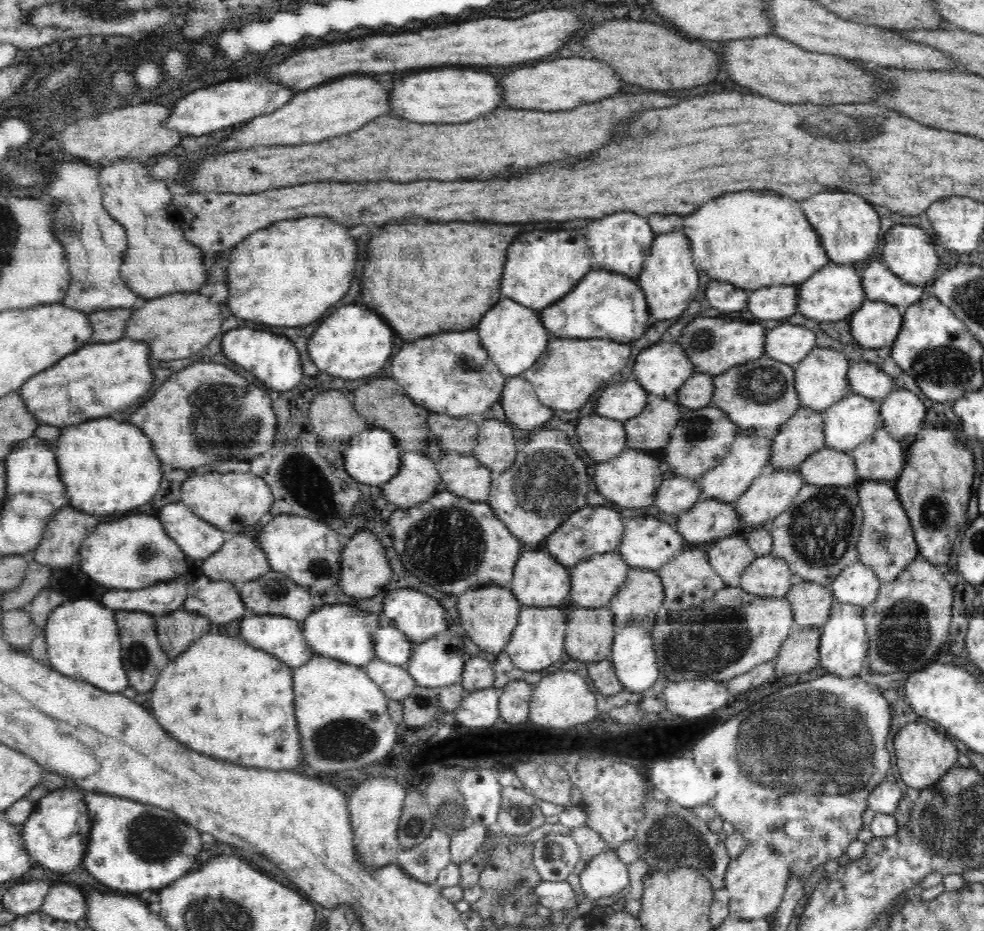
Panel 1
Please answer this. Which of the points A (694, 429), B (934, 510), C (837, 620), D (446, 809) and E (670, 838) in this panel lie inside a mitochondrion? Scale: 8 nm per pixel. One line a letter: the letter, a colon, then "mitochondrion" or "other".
A: mitochondrion
B: mitochondrion
C: other
D: mitochondrion
E: mitochondrion

